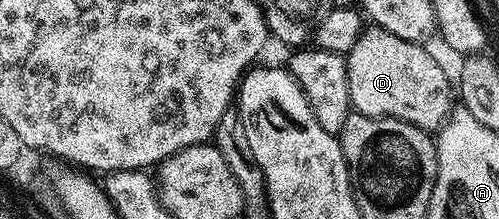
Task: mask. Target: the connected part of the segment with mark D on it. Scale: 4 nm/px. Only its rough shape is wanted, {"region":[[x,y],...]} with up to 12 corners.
{"region":[[375,24],[346,55],[351,109],[439,131],[454,86]]}

